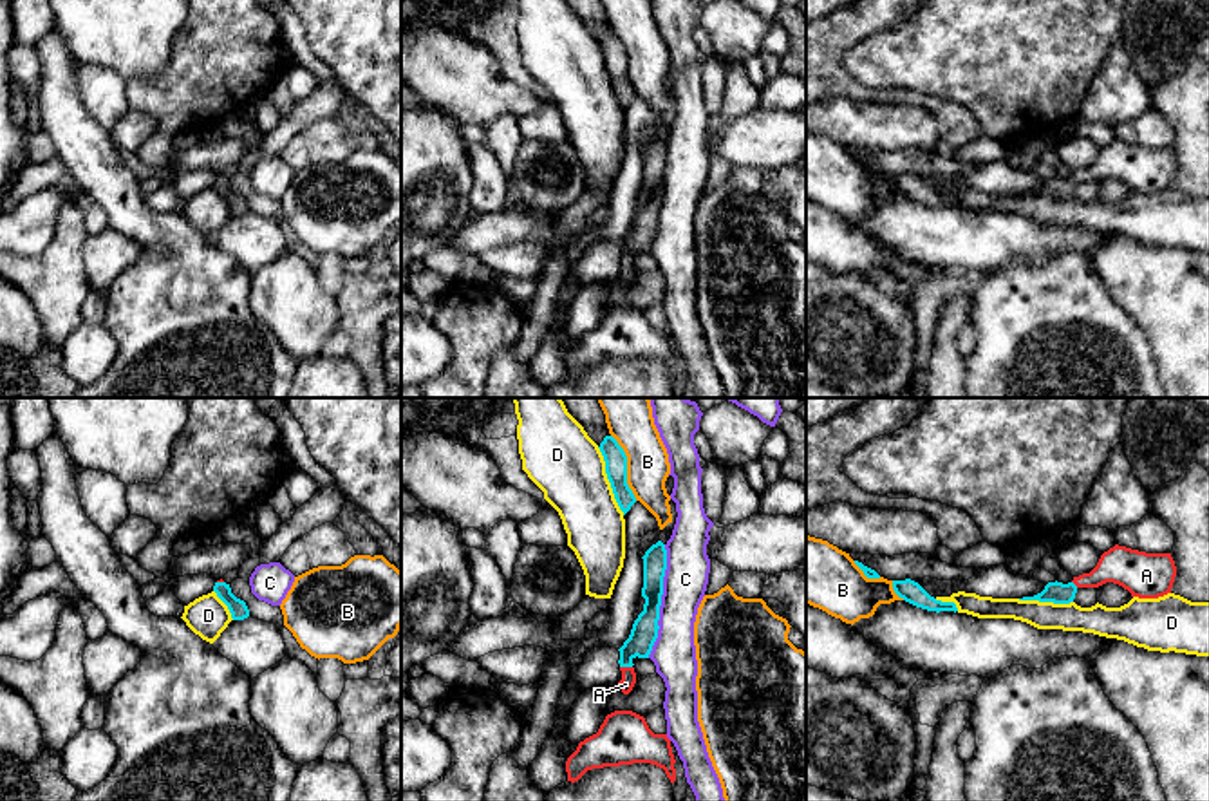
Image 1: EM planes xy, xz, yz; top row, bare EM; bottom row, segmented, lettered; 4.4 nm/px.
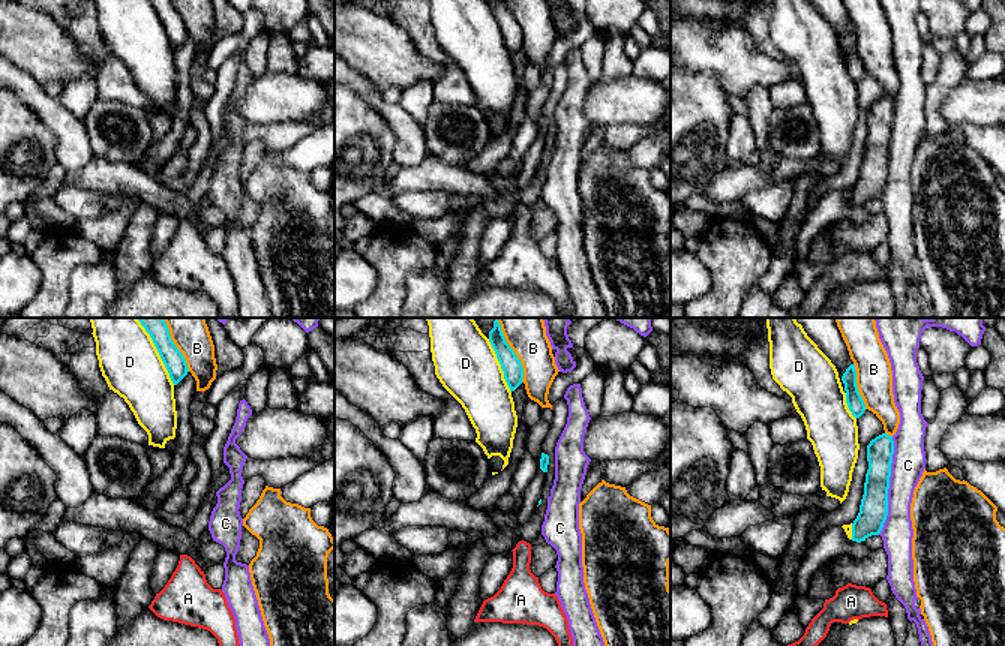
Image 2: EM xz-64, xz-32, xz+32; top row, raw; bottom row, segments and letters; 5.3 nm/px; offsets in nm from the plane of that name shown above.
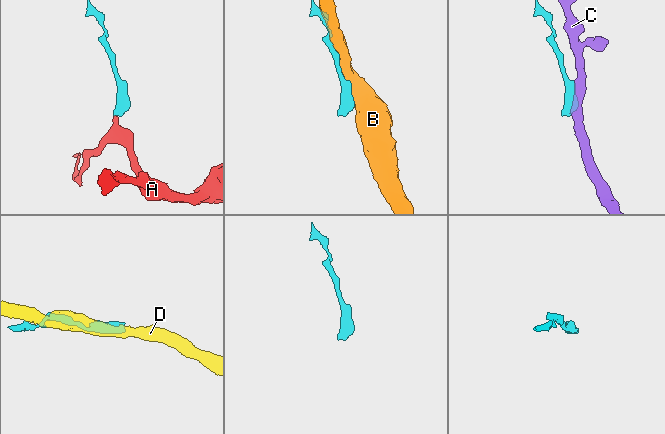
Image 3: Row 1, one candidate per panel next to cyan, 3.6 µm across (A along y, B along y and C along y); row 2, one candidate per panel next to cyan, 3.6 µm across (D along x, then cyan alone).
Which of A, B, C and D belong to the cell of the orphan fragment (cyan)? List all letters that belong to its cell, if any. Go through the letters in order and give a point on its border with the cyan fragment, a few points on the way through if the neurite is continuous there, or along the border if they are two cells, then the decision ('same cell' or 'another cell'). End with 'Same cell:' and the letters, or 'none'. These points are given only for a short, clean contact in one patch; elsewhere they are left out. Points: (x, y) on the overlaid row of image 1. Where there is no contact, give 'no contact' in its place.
A: meets cyan in xz at (626, 666); runs through xz (644, 633), (626, 655), (626, 666), (626, 684); same cell
B: meets cyan in xz at (626, 467); another cell
C: meets cyan in xz at (660, 601); border along xz (665, 545), (658, 637), (647, 657); another cell
D: meets cyan in xz at (609, 481); another cell
Same cell: A

